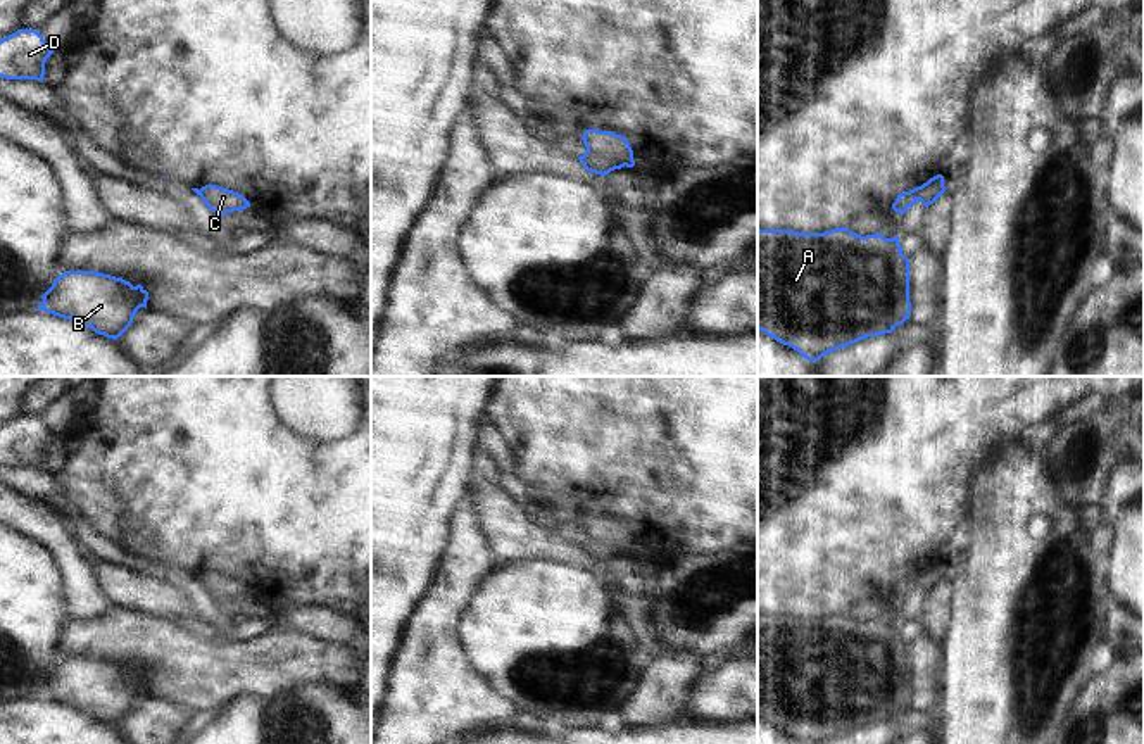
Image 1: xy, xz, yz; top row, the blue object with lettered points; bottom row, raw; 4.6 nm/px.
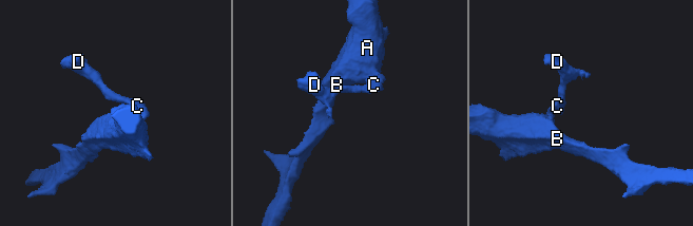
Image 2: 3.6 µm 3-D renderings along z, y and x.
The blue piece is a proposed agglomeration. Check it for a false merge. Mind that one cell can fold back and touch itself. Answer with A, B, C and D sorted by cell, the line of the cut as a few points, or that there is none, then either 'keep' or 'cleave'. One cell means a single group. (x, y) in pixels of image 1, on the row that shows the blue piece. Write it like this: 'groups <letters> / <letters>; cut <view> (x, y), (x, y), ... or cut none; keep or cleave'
groups A B C / D; cut xz (587, 149), (625, 164); cleave

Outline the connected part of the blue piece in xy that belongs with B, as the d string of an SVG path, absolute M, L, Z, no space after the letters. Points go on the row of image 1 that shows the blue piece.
M66 271L53 280L53 285L41 295L38 311L81 323L95 333L117 340L133 323L140 307L147 309L148 292L123 278L97 271Z

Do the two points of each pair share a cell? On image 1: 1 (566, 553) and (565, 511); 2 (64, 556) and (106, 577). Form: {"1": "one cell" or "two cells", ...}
{"1": "two cells", "2": "two cells"}

